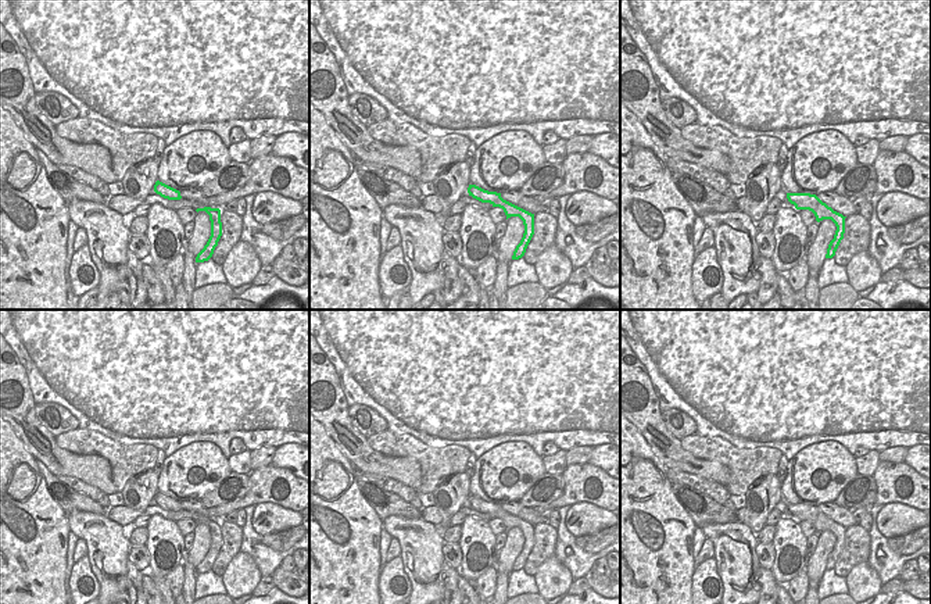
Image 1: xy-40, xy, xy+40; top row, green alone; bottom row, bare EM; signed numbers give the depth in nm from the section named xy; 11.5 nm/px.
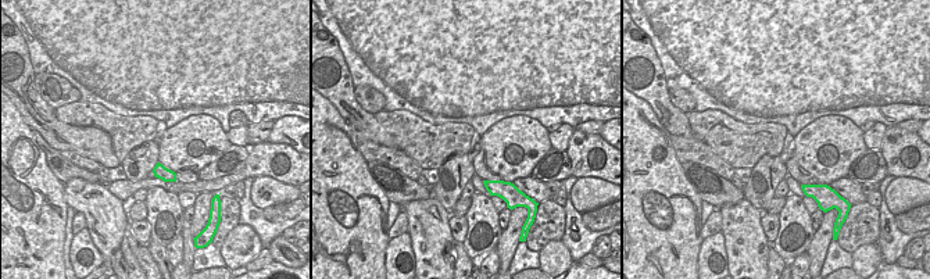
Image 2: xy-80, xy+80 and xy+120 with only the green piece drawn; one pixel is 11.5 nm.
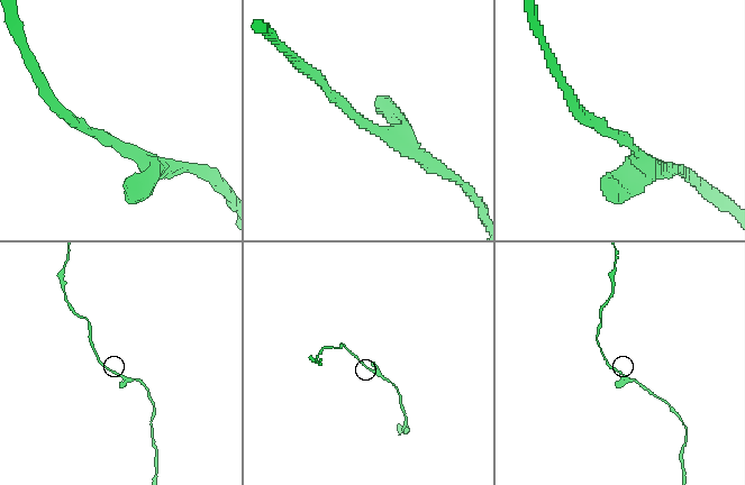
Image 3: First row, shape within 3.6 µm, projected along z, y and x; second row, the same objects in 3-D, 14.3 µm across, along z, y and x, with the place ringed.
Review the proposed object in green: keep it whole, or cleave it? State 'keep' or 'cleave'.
keep

